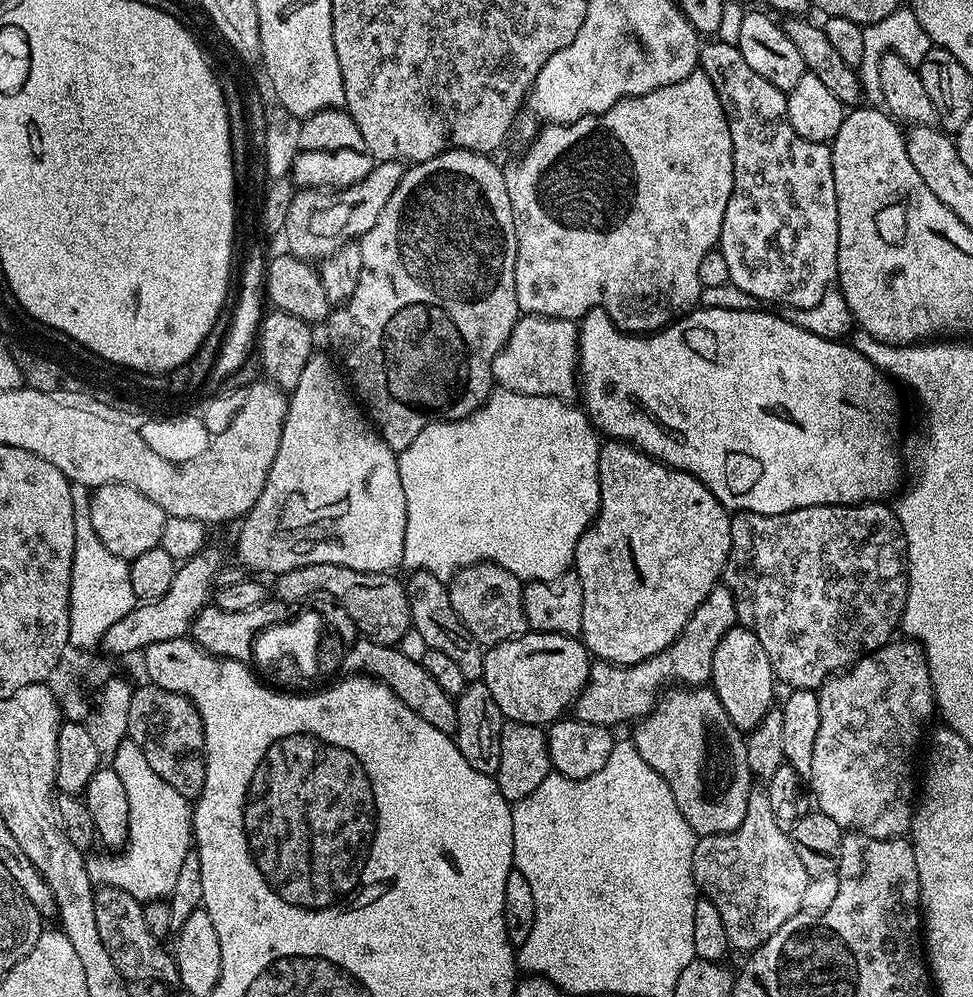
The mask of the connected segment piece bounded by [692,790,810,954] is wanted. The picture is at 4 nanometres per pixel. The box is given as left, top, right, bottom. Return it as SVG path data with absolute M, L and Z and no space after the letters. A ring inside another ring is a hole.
M767 791L751 792L746 818L742 818L735 832L724 842L724 856L708 852L704 845L707 843L697 843L692 859L692 875L700 888L711 894L714 906L718 906L729 945L733 949L741 948L744 954L751 954L768 941L770 934L774 934L782 922L801 911L810 871L804 865L805 857L796 841L785 828L778 826ZM715 888L721 888L721 892L712 893Z

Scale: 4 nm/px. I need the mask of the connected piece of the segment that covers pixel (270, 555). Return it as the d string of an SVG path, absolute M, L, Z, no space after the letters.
M316 350L306 362L296 388L290 392L278 454L260 500L243 517L236 552L241 562L256 572L279 574L311 564L337 564L359 572L392 572L403 565L406 494L402 494L397 453L370 423L333 360Z

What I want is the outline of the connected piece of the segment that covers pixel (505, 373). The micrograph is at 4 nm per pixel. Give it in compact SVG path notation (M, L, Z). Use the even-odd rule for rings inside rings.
M521 315L514 330L492 363L493 381L501 388L521 392L527 396L554 396L557 400L571 401L578 392L578 370L570 358L572 340L564 336L574 328L571 320L556 320L553 316Z

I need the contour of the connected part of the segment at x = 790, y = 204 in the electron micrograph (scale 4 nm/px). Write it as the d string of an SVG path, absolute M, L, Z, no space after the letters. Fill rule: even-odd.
M719 40L705 43L698 66L710 78L730 126L734 182L718 241L730 270L730 283L756 302L769 300L772 304L785 304L788 310L815 308L837 279L838 202L831 147L810 142L796 133L790 126L787 95L755 73L735 44Z

